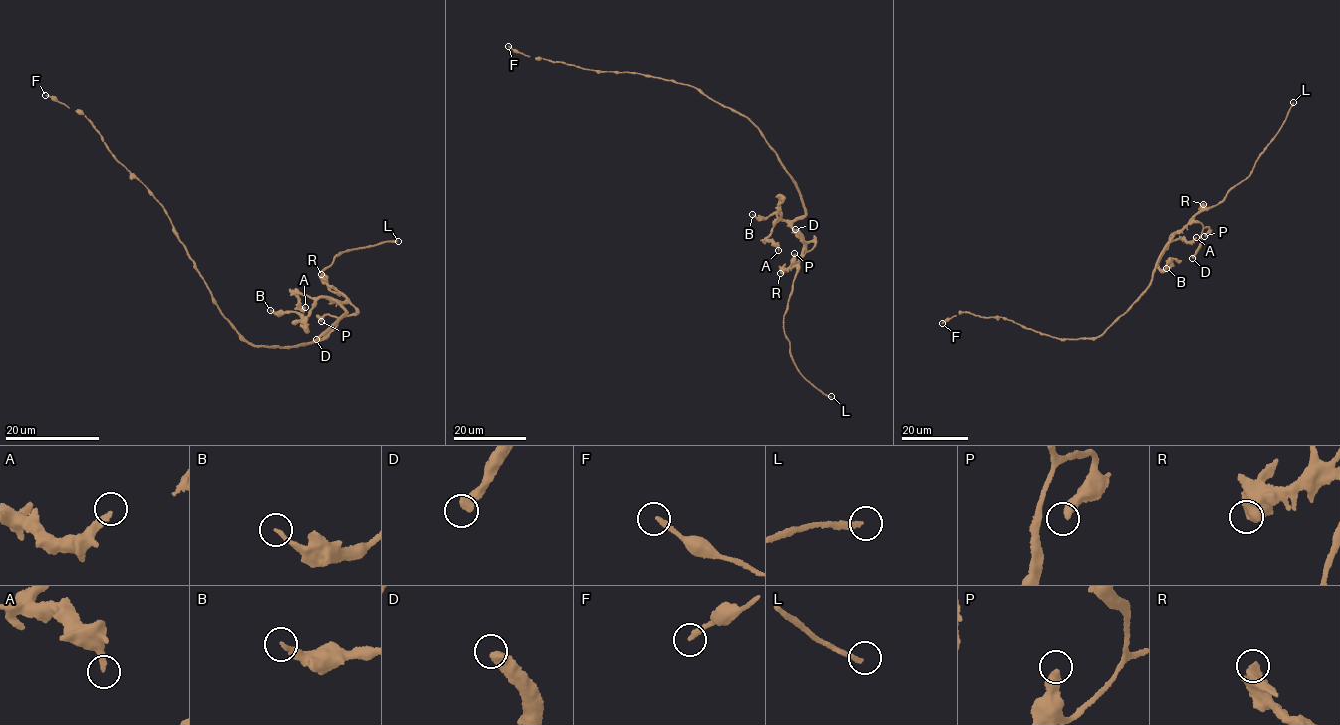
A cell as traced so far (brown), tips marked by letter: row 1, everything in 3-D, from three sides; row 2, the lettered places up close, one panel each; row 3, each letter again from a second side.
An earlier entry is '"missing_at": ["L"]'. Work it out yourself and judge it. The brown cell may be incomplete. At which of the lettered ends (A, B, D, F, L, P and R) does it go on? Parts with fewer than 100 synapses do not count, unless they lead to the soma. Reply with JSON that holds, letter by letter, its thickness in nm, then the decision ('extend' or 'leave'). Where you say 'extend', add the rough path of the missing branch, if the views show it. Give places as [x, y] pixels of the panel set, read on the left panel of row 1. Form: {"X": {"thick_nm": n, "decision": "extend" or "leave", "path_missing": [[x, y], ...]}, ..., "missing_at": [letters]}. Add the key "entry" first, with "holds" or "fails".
{"entry": "holds", "A": {"thick_nm": 240, "decision": "leave"}, "B": {"thick_nm": 180, "decision": "leave"}, "D": {"thick_nm": 480, "decision": "leave"}, "F": {"thick_nm": 220, "decision": "leave"}, "L": {"thick_nm": 200, "decision": "extend"}, "P": {"thick_nm": 400, "decision": "leave"}, "R": {"thick_nm": 550, "decision": "leave"}, "missing_at": ["L"]}

